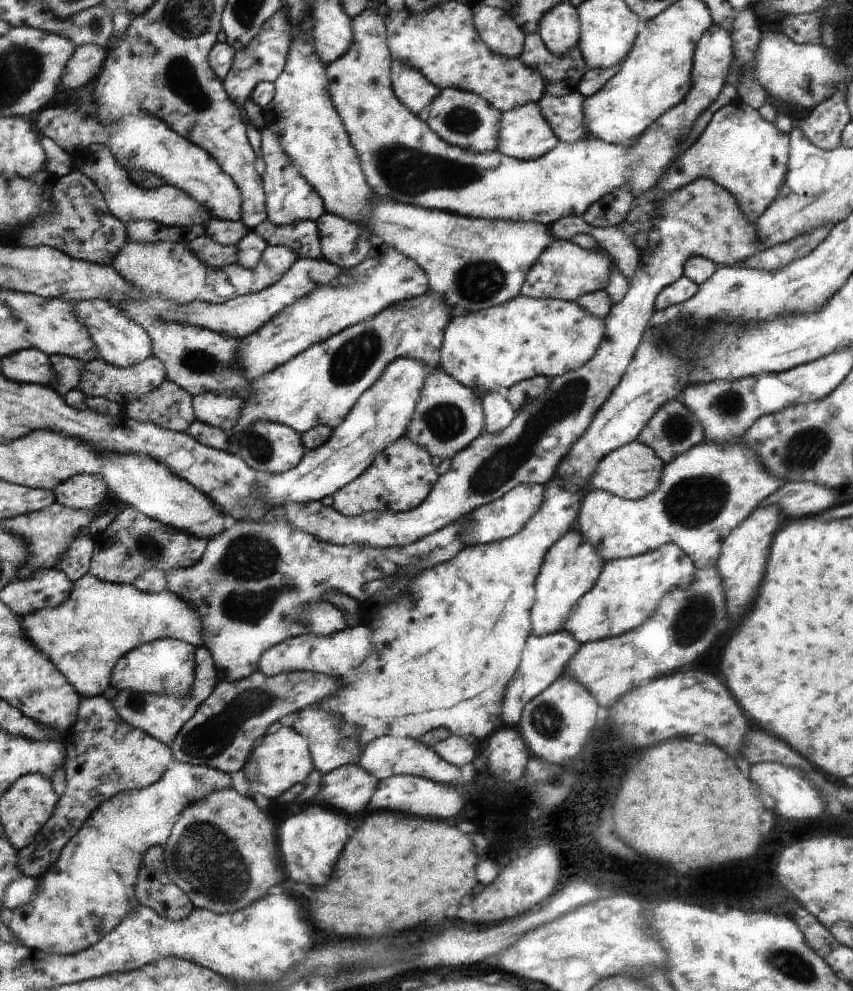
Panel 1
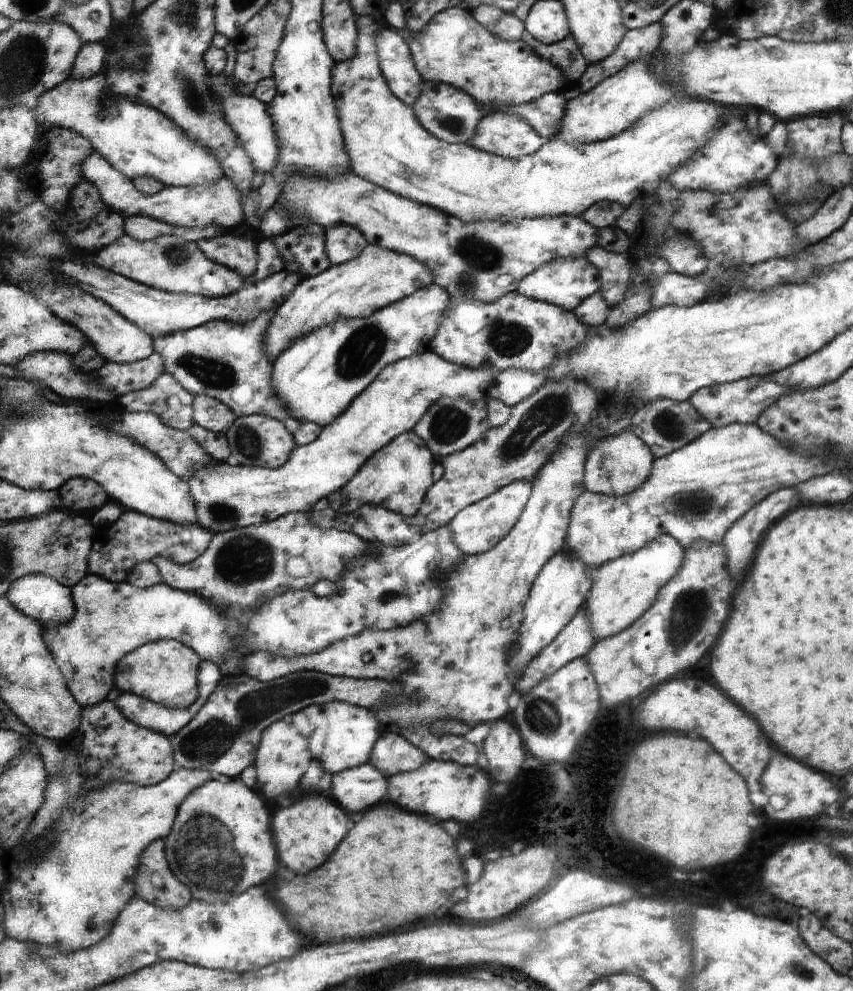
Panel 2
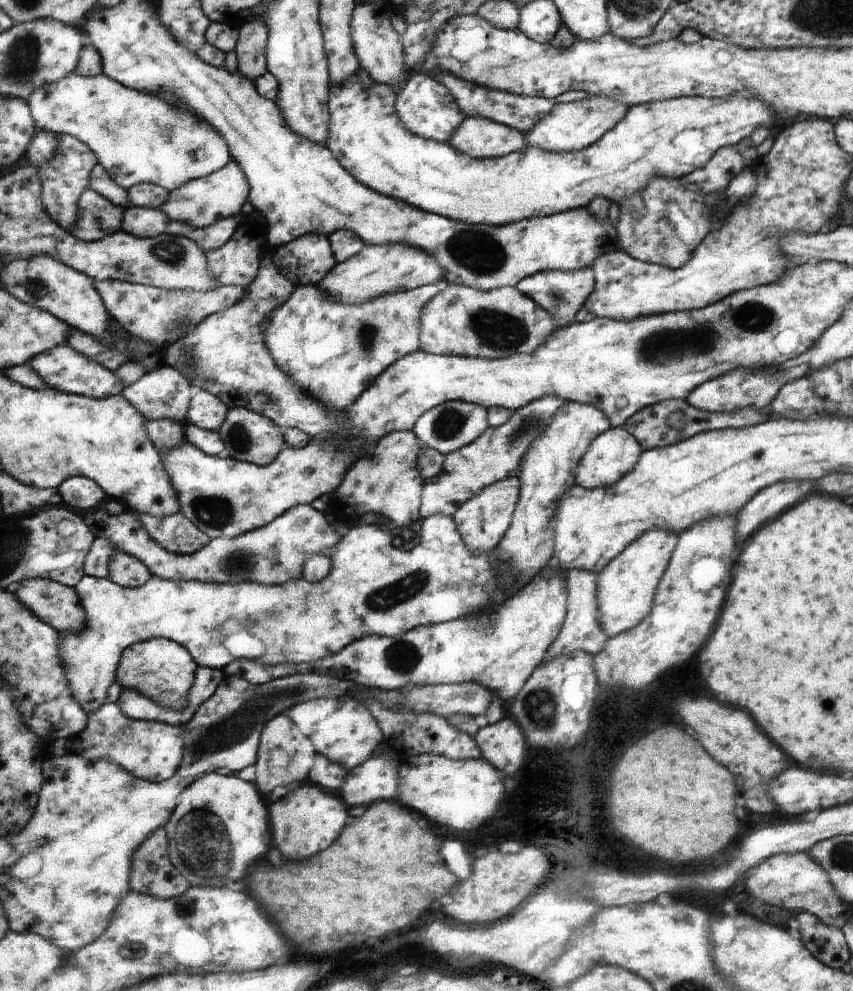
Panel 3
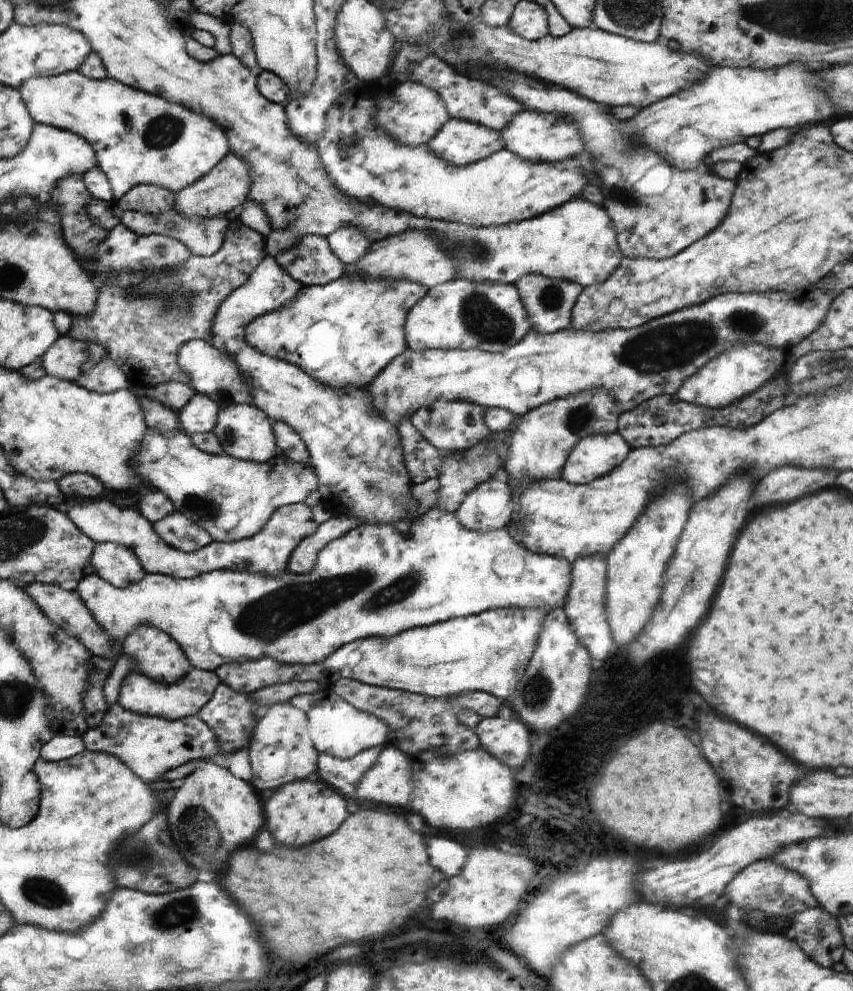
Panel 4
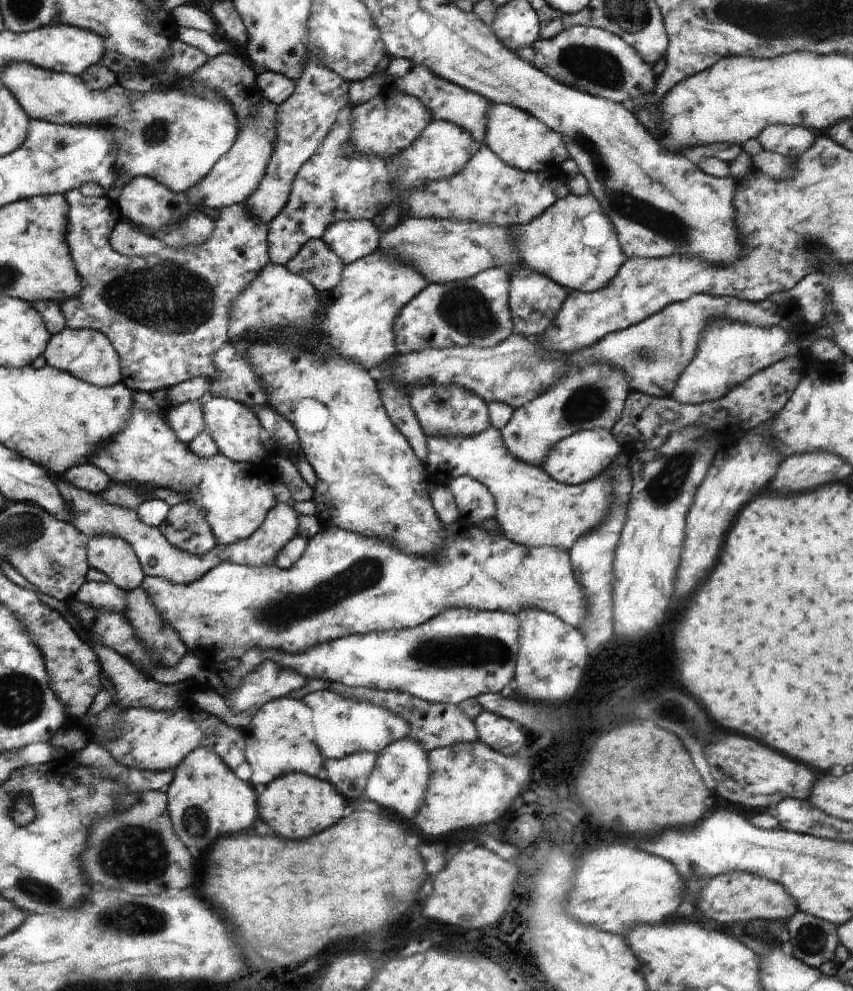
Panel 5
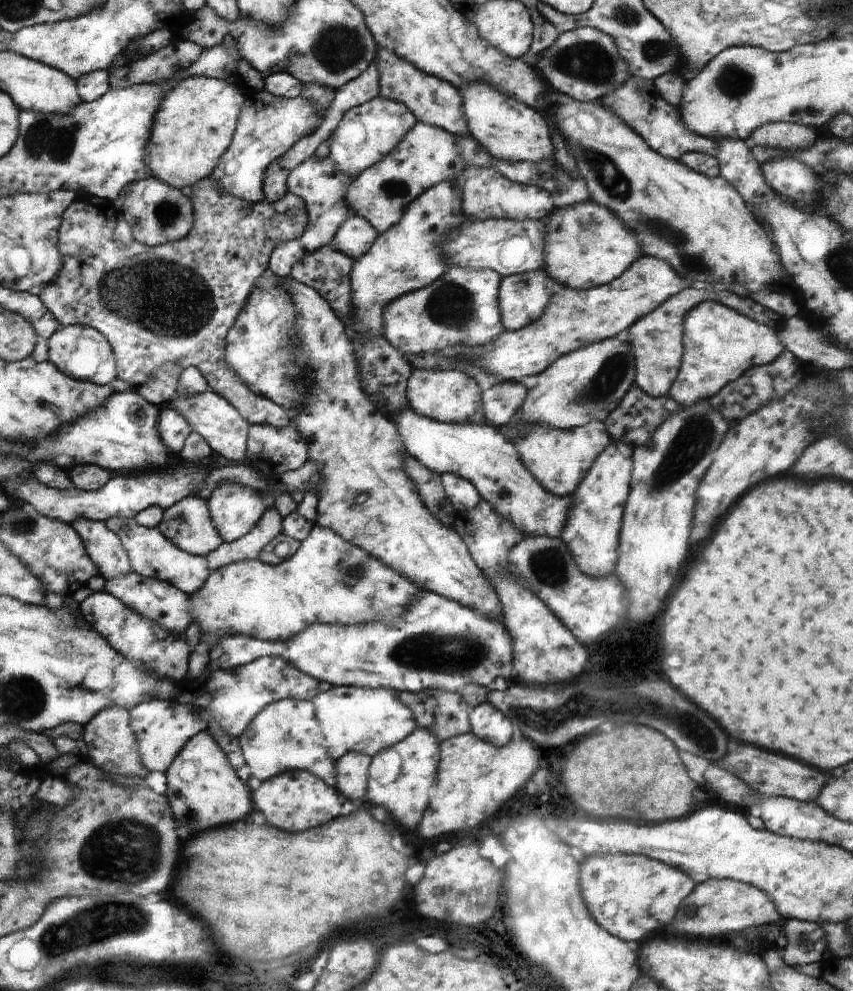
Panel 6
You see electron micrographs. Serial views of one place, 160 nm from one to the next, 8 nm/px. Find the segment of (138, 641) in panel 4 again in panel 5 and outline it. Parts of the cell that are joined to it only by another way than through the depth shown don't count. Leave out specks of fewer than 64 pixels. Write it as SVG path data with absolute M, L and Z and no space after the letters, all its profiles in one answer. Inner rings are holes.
M140 587L127 592L124 614L133 625L137 637L153 650L162 667L175 667L189 652L180 635L159 614L153 600Z

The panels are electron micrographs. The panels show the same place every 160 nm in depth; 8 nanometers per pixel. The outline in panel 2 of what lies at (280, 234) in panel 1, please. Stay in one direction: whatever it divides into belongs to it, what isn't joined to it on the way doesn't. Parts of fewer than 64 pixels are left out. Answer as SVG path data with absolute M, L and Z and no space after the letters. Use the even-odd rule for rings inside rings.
M318 223L296 225L288 232L270 239L285 259L288 272L300 273L302 278L324 272L332 264L326 254L325 229Z

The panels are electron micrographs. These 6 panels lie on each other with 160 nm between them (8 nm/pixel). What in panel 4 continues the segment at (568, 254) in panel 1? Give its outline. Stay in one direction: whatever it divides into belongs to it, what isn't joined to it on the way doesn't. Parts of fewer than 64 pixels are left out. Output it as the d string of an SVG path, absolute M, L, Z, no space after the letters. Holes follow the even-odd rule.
M527 274L515 282L514 286L522 298L523 305L526 306L527 313L530 314L532 331L539 333L557 333L564 329L573 328L573 309L578 298L585 290L583 286L570 280L565 281L557 278L550 278L542 275Z

